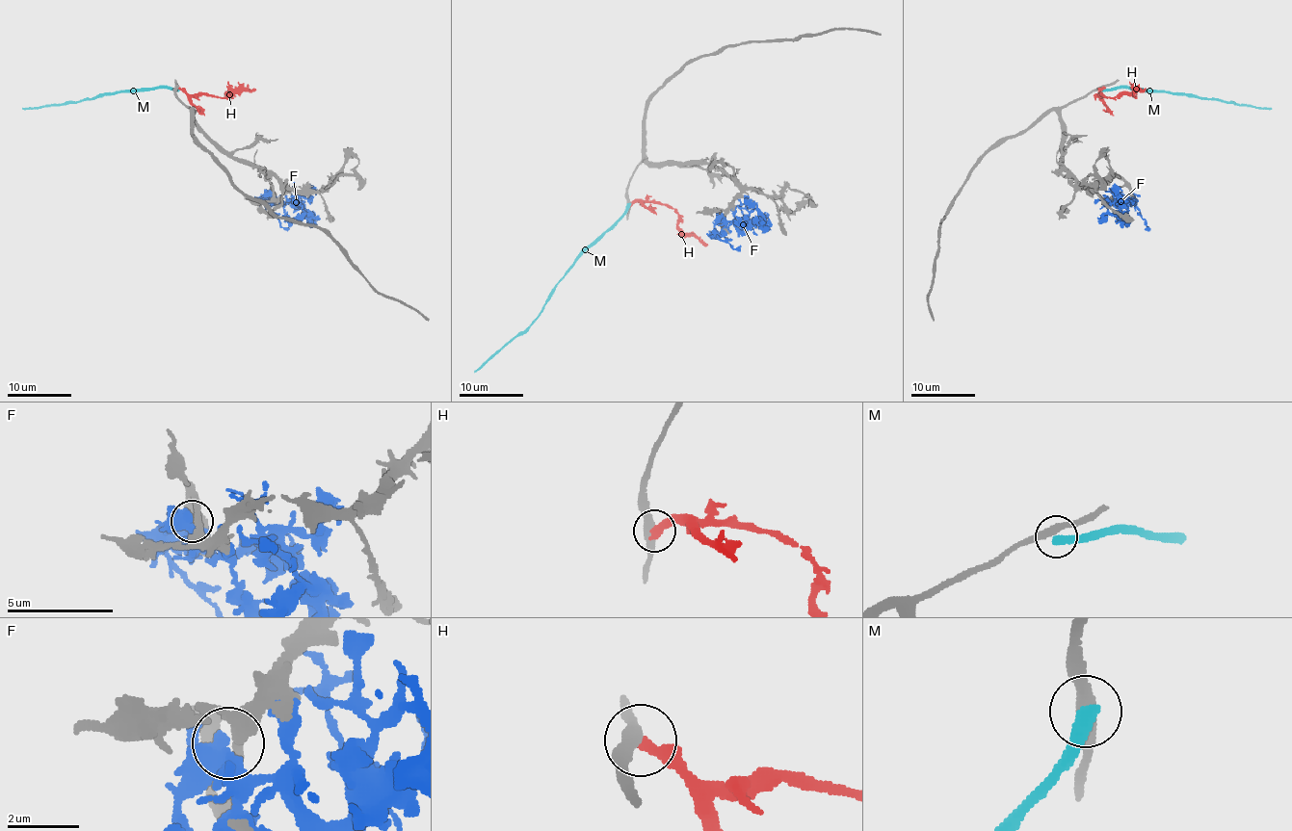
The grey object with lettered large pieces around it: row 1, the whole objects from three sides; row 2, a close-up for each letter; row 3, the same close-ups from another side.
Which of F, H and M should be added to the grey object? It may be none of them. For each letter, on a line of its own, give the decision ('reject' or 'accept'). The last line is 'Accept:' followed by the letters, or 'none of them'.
F: reject
H: reject
M: reject
Accept: none of them

